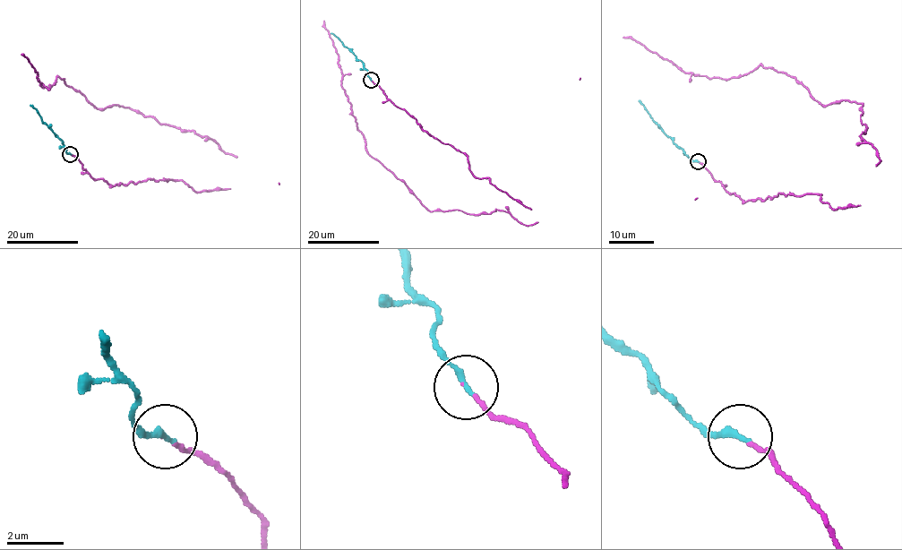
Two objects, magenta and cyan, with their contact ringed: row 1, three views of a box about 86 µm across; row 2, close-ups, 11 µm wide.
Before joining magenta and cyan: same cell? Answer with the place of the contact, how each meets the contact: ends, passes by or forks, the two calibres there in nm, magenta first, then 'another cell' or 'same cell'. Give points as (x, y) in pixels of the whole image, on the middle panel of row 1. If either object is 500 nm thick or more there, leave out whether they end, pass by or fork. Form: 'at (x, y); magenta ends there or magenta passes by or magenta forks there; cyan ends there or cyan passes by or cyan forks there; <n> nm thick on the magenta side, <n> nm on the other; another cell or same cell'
at (371, 80); magenta ends there; cyan ends there; 90 nm thick on the magenta side, 240 nm on the other; same cell

